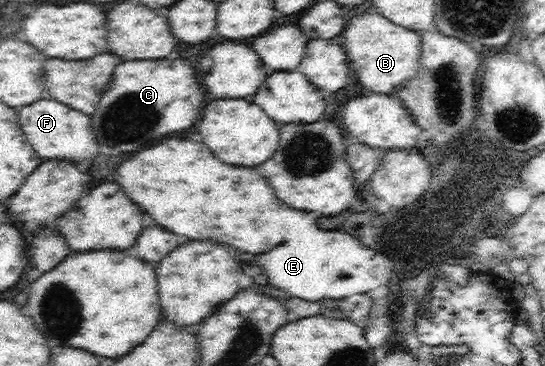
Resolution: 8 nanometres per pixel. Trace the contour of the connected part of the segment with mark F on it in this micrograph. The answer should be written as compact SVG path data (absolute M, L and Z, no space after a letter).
M38 99L34 103L16 108L16 113L26 139L32 143L42 160L69 157L90 164L97 155L96 135L90 127L90 117L86 113L80 113L54 99Z

